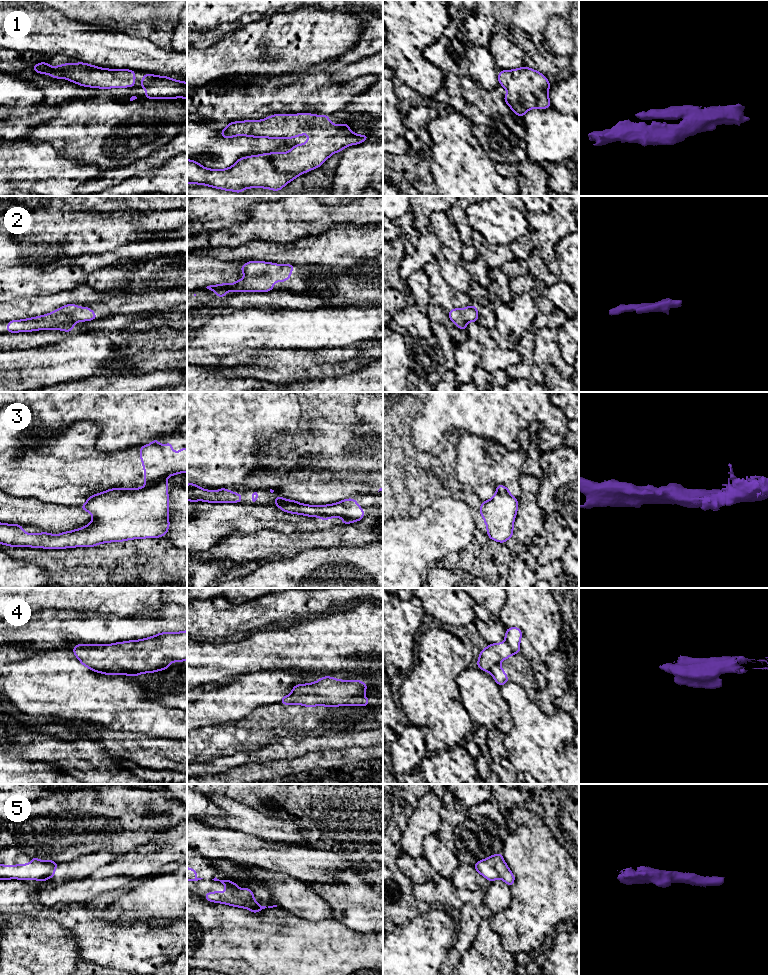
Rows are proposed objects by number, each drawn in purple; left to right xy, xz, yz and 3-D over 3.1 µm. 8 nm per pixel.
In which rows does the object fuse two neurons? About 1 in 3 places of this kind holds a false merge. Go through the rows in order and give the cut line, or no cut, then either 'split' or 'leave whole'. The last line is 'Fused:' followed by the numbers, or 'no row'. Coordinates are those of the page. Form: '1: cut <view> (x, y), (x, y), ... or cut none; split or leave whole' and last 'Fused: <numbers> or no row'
1: cut none; leave whole
2: cut none; leave whole
3: cut xy (166, 478), (146, 485); split
4: cut xz (362, 694), (337, 700), (325, 700), (314, 695), (287, 696); split
5: cut none; leave whole
Fused: 3, 4

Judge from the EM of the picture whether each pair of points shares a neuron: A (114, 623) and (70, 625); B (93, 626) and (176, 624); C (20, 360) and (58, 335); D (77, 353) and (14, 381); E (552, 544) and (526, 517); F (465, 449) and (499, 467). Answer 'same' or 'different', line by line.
A: same
B: same
C: different
D: same
E: different
F: same

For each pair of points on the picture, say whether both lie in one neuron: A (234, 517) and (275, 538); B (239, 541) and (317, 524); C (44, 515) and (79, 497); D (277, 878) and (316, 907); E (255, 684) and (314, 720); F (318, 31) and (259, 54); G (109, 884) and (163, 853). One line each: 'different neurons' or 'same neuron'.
A: different neurons
B: different neurons
C: different neurons
D: same neuron
E: different neurons
F: same neuron
G: same neuron

